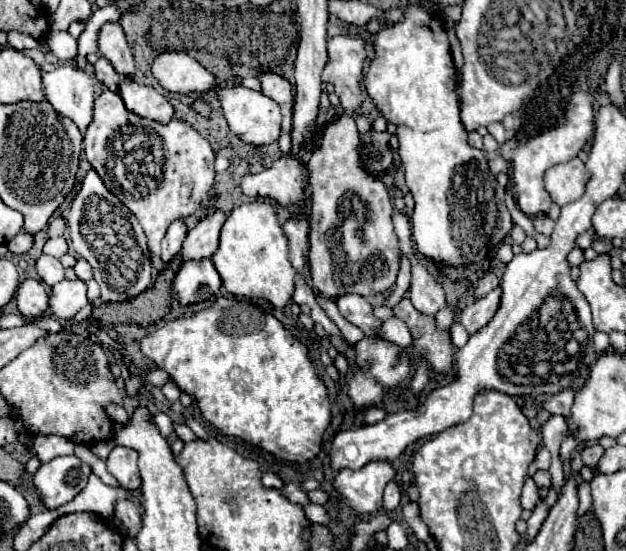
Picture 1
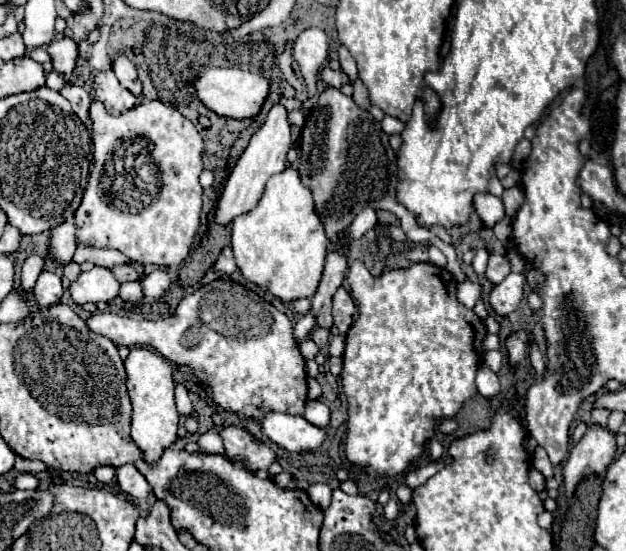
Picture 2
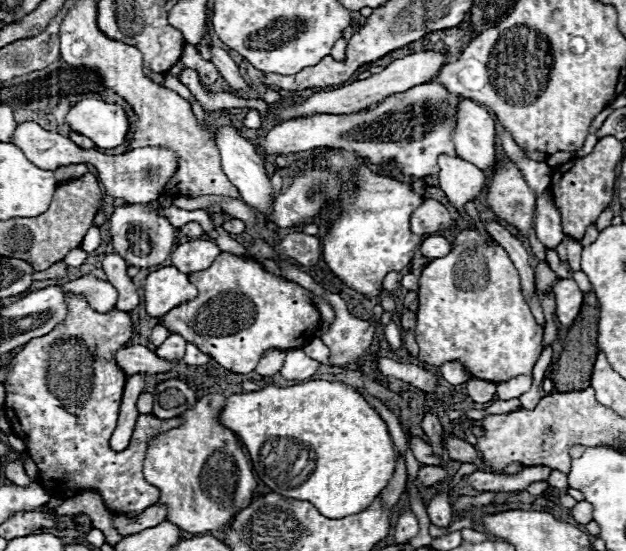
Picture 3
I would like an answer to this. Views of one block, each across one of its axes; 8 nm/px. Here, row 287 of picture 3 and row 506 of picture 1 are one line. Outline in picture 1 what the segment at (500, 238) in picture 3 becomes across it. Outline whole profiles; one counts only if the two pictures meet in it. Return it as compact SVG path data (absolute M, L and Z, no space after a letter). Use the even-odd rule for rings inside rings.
M528 478L526 484L524 484L524 490L522 490L522 508L524 510L532 510L538 502L538 488L536 484Z

